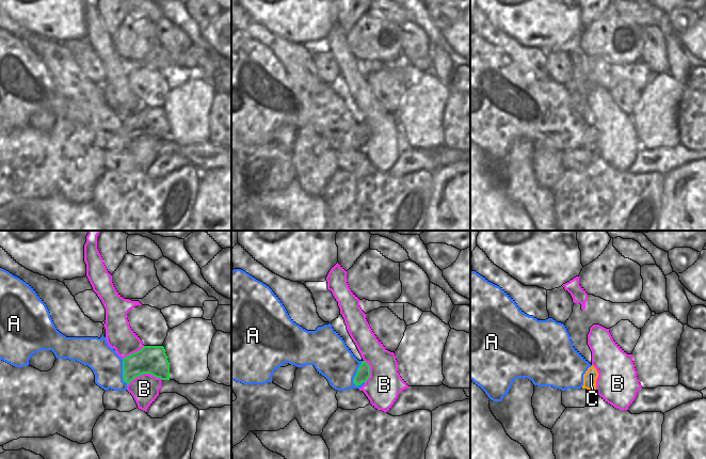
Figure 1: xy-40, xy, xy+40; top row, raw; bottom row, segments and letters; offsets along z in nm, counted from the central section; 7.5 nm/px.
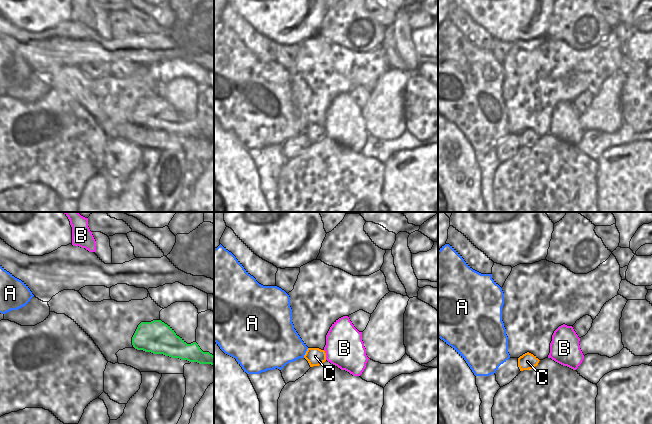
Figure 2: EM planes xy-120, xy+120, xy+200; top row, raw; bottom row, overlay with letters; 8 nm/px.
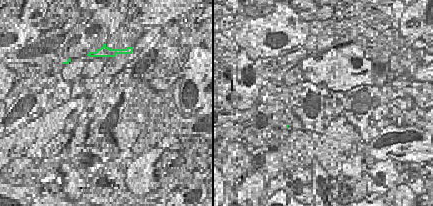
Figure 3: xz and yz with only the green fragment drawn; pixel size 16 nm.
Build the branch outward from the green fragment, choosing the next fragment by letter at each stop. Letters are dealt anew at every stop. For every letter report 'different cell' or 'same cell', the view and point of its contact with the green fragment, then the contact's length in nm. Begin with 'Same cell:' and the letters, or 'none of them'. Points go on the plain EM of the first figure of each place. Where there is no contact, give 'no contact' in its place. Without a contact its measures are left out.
Same cell: C
A: different cell | xy (356, 135) | 200 nm
B: different cell | xy-40 (144, 133) | 260 nm
C: same cell | no contact

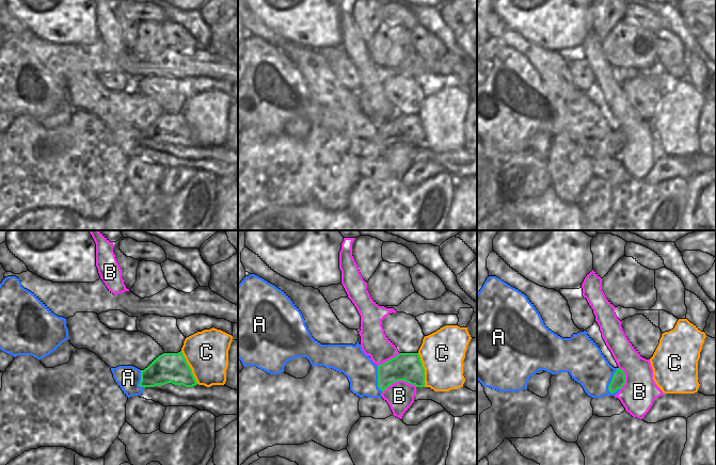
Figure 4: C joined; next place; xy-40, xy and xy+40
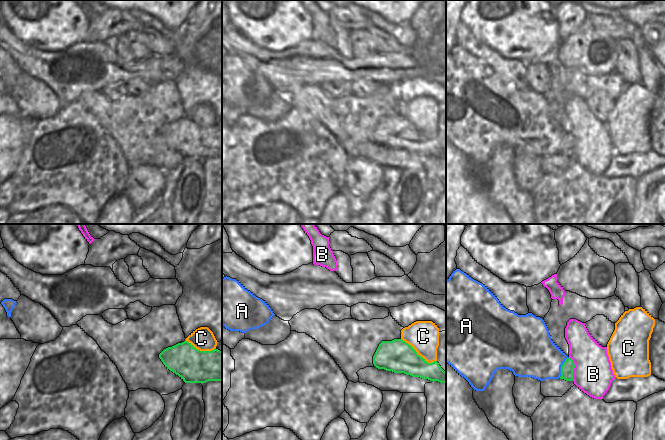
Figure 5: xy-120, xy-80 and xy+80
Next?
Same cell: none of them
A: different cell | xy+40 (611, 142) | 200 nm
B: different cell | xy (399, 141) | 260 nm
C: different cell | xy (424, 131) | 260 nm

